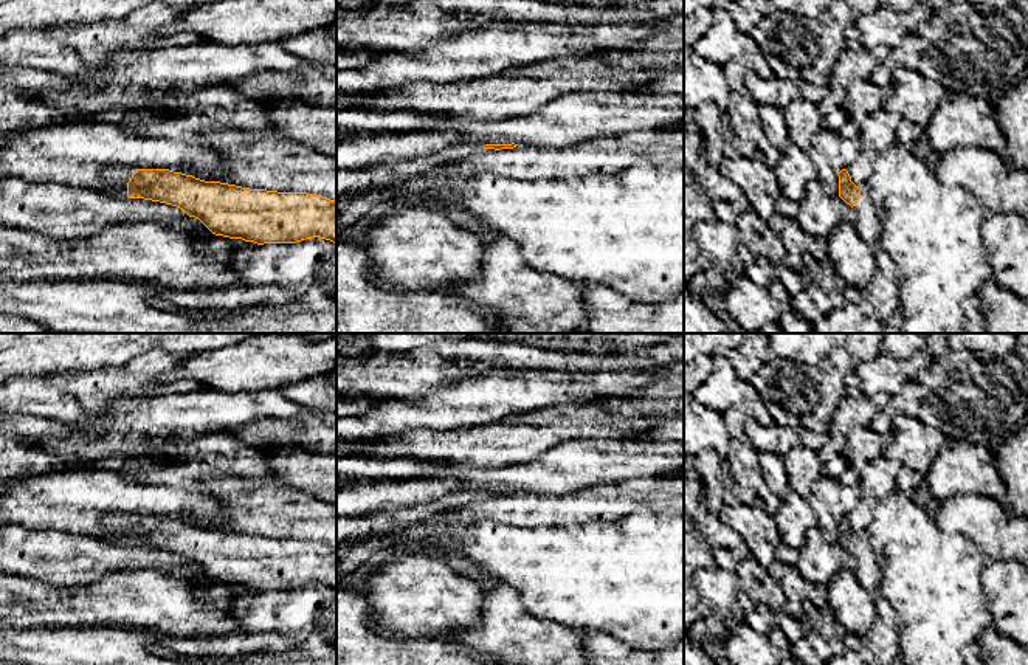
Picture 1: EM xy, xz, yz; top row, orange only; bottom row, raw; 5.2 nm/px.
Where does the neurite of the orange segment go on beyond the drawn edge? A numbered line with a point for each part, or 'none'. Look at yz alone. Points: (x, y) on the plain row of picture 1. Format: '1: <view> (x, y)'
1: yz (869, 571)

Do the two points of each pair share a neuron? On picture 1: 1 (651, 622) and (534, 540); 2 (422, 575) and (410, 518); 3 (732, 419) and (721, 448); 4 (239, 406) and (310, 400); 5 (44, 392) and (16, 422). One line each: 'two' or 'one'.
1: one
2: two
3: two
4: two
5: two

